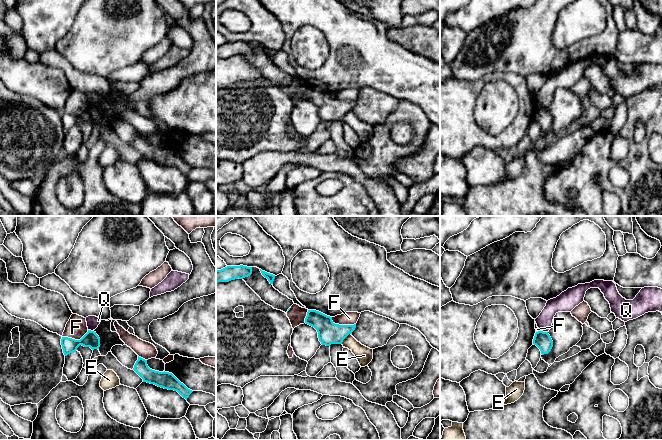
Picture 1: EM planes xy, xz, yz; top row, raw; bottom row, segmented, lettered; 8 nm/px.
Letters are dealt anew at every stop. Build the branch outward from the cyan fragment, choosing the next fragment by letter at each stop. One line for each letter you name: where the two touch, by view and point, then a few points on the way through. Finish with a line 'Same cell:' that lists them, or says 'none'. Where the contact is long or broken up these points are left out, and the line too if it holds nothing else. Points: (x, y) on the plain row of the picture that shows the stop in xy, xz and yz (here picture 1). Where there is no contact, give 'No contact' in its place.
Same cell: none

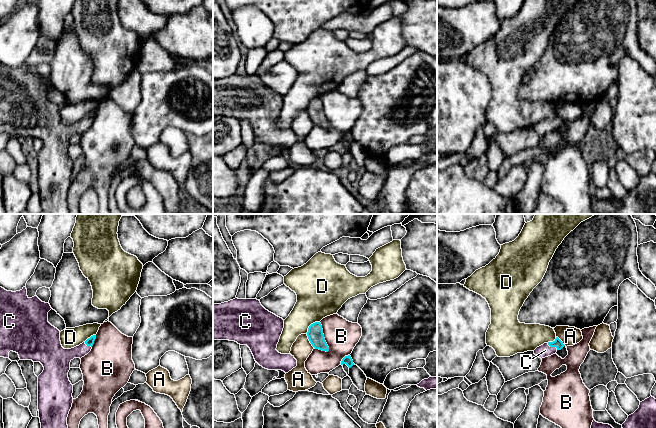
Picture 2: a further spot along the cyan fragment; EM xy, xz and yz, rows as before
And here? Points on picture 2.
C: Touches cyan at yz (552, 122). Path across: yz (557, 119), (552, 122), (545, 126)
Same cell: C

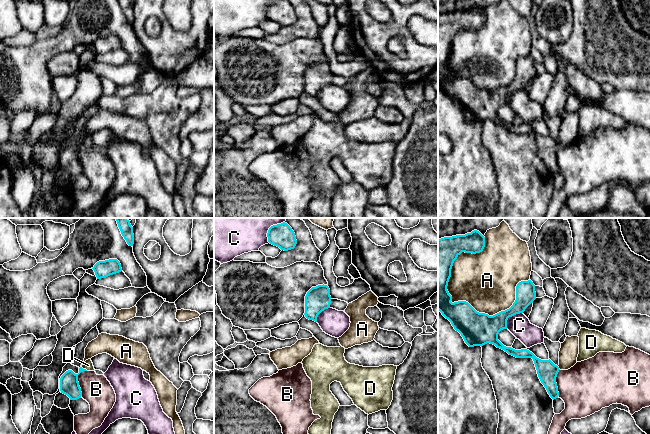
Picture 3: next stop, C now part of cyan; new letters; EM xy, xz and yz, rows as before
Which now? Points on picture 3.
D: Touches cyan at xy (84, 145). Path across: xy (69, 161), (69, 158), (84, 145), (88, 141)
Same cell: D

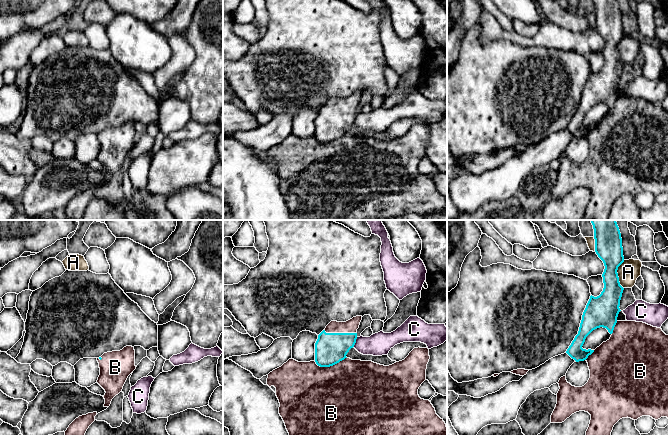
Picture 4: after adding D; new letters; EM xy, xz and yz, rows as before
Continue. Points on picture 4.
B: Touches cyan at xz (330, 141)
Same cell: B

